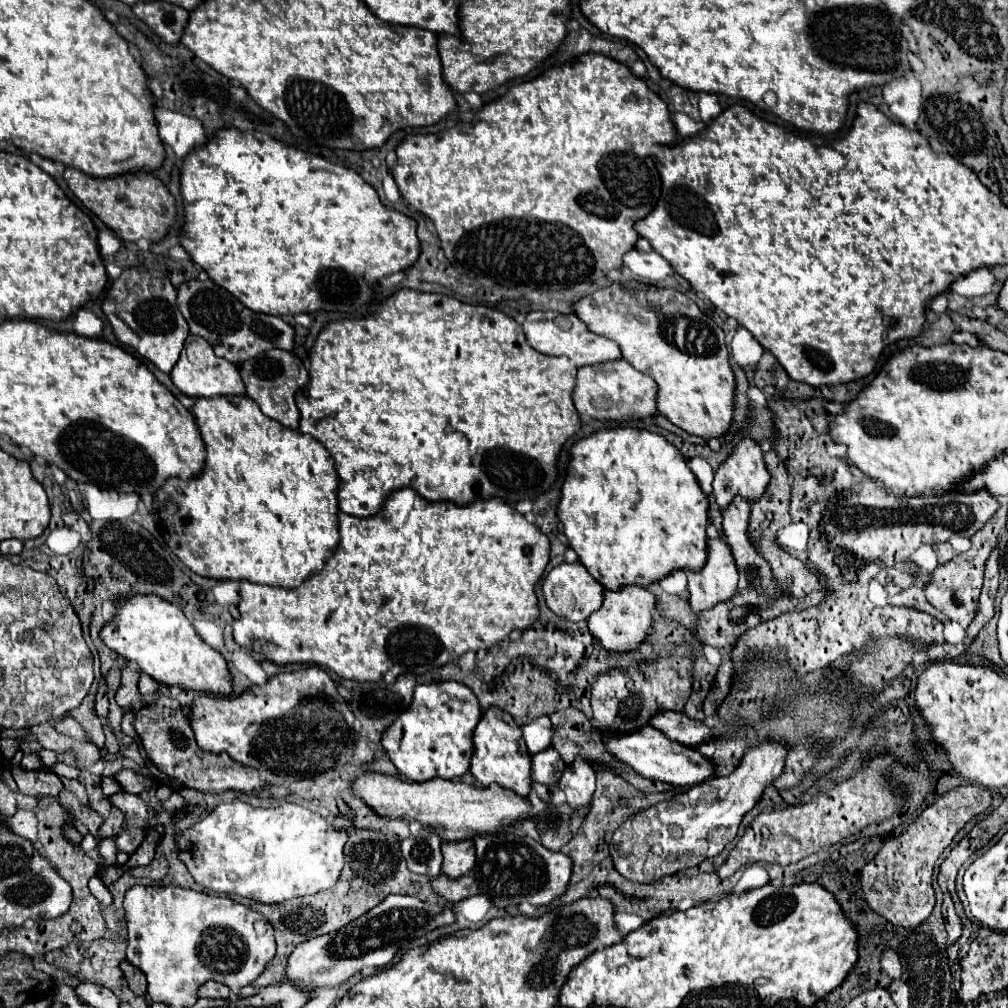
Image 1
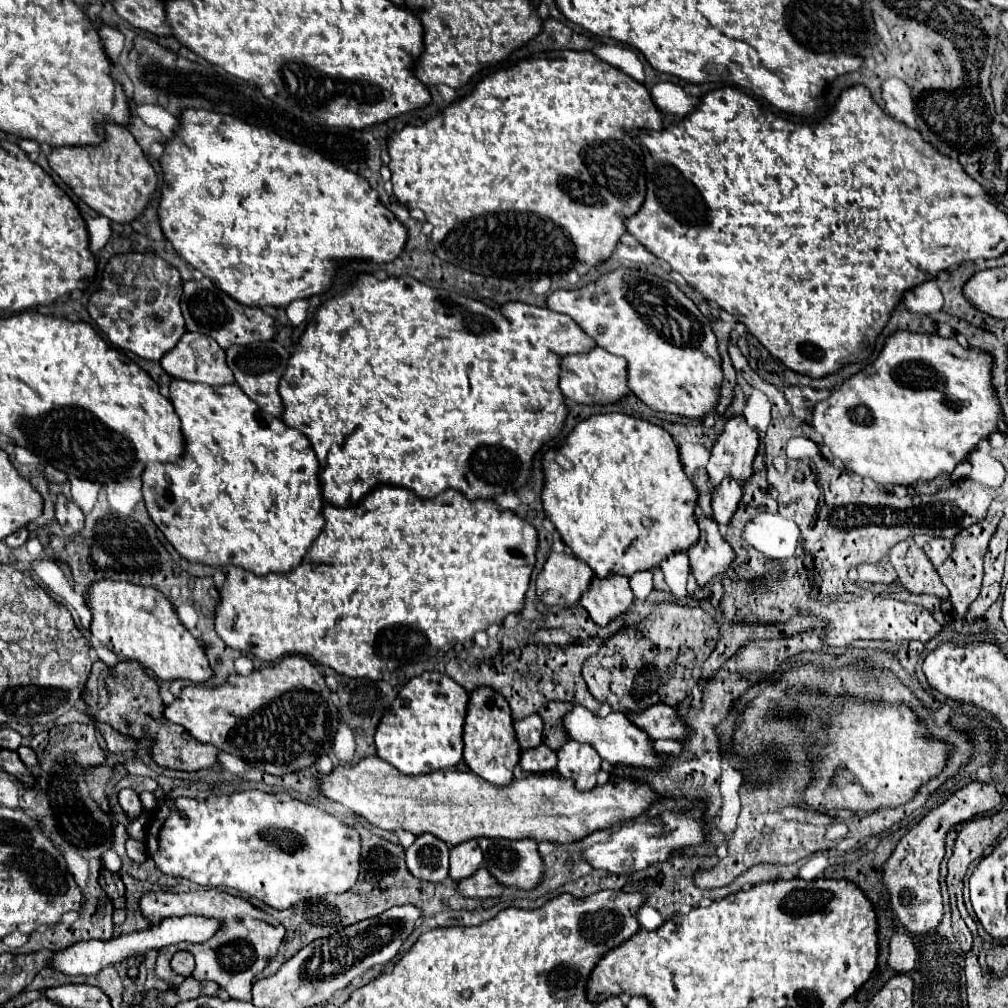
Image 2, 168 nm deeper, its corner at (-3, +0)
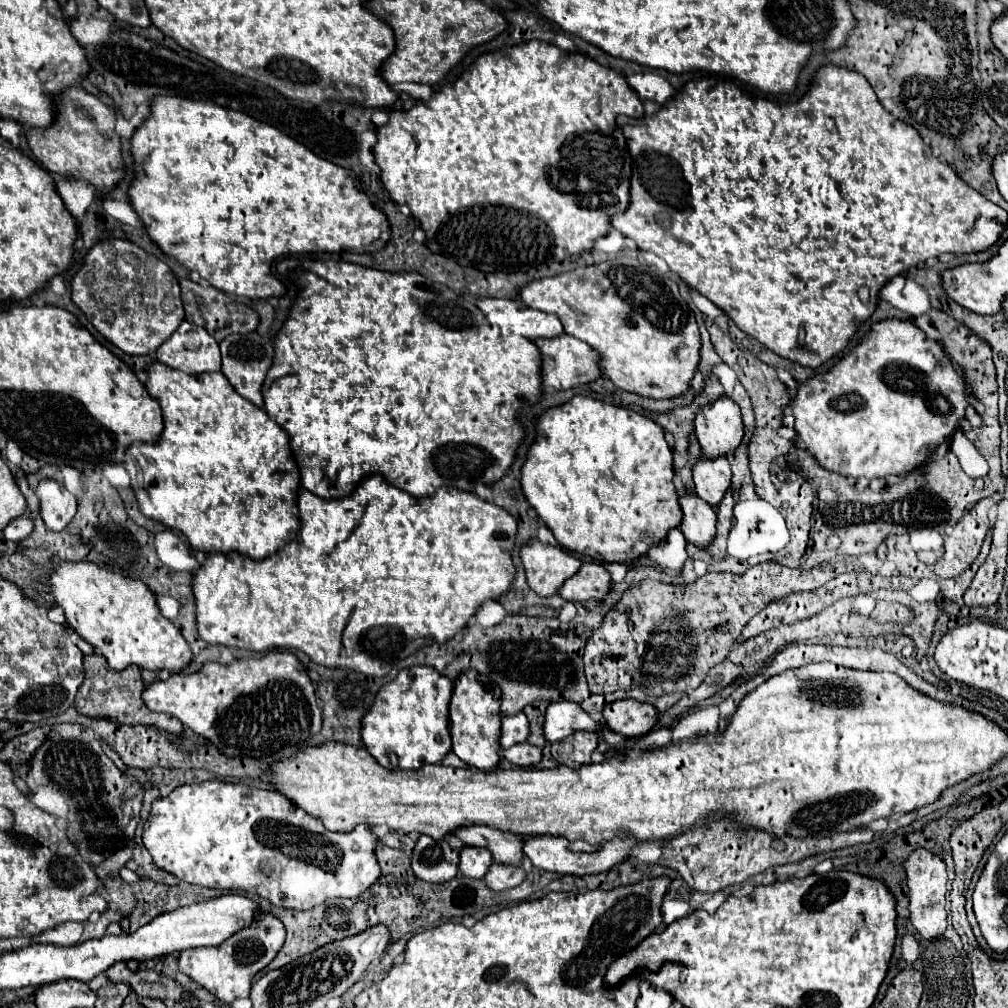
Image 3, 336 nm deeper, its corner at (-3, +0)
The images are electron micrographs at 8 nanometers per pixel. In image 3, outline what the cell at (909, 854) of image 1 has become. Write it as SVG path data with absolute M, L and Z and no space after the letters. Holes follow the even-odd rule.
M917 848L905 862L907 872L907 886L909 886L909 912L911 924L923 938L941 936L947 928L947 914L945 914L945 894L947 894L947 870L945 862L931 854L925 848Z

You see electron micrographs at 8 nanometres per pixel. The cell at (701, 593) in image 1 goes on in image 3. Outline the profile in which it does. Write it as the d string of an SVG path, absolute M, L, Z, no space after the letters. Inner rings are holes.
M691 492L679 496L679 506L683 512L681 530L687 542L707 548L715 536L715 510L703 498Z

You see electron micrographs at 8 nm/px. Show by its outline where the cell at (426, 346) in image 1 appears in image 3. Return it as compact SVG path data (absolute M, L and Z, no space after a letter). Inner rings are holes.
M285 258L281 260L276 266L277 271L280 273L291 273L293 271L293 279L300 279L299 290L297 290L297 296L293 300L293 306L291 306L291 312L289 312L289 318L285 320L283 328L279 330L279 334L275 336L275 356L273 356L273 364L263 380L263 386L261 386L261 394L263 394L263 404L265 404L265 410L267 414L289 434L291 438L291 450L293 450L293 458L297 462L297 468L299 468L299 474L301 474L301 486L311 490L313 494L319 494L319 498L345 498L347 494L351 494L351 490L355 488L355 482L359 482L359 478L367 476L367 474L383 474L385 480L389 484L393 484L395 488L399 490L405 490L409 494L413 494L415 498L421 498L421 496L429 496L433 494L439 486L455 486L459 490L473 490L475 484L493 484L497 482L499 478L505 476L507 468L511 466L513 458L515 458L515 450L519 446L519 442L523 440L523 428L519 426L517 422L517 414L523 406L531 406L539 400L541 396L541 354L537 350L537 346L529 340L529 338L523 338L519 334L513 334L511 330L507 328L497 328L497 326L491 326L483 314L479 314L479 310L475 310L475 304L471 302L465 302L461 296L457 296L453 290L449 290L447 286L443 284L437 284L417 272L383 272L383 270L375 270L375 268L365 268L365 266L359 266L359 264L351 264L351 262L333 262L333 260L297 260L297 258Z

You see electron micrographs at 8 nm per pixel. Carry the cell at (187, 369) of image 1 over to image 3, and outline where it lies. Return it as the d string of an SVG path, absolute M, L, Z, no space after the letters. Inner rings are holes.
M187 320L157 348L157 360L187 374L219 372L221 366L217 340L205 328Z

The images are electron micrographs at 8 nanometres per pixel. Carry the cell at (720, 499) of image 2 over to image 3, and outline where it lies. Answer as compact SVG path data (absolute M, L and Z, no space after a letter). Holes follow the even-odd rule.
M701 456L693 464L693 482L695 492L715 508L727 492L727 486L731 484L731 466L727 456L713 460Z

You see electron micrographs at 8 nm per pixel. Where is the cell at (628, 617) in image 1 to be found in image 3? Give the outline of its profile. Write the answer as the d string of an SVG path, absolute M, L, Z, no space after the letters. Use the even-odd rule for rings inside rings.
M585 562L581 568L563 582L557 594L569 602L585 602L585 600L603 600L609 592L611 576L603 568L603 564Z

